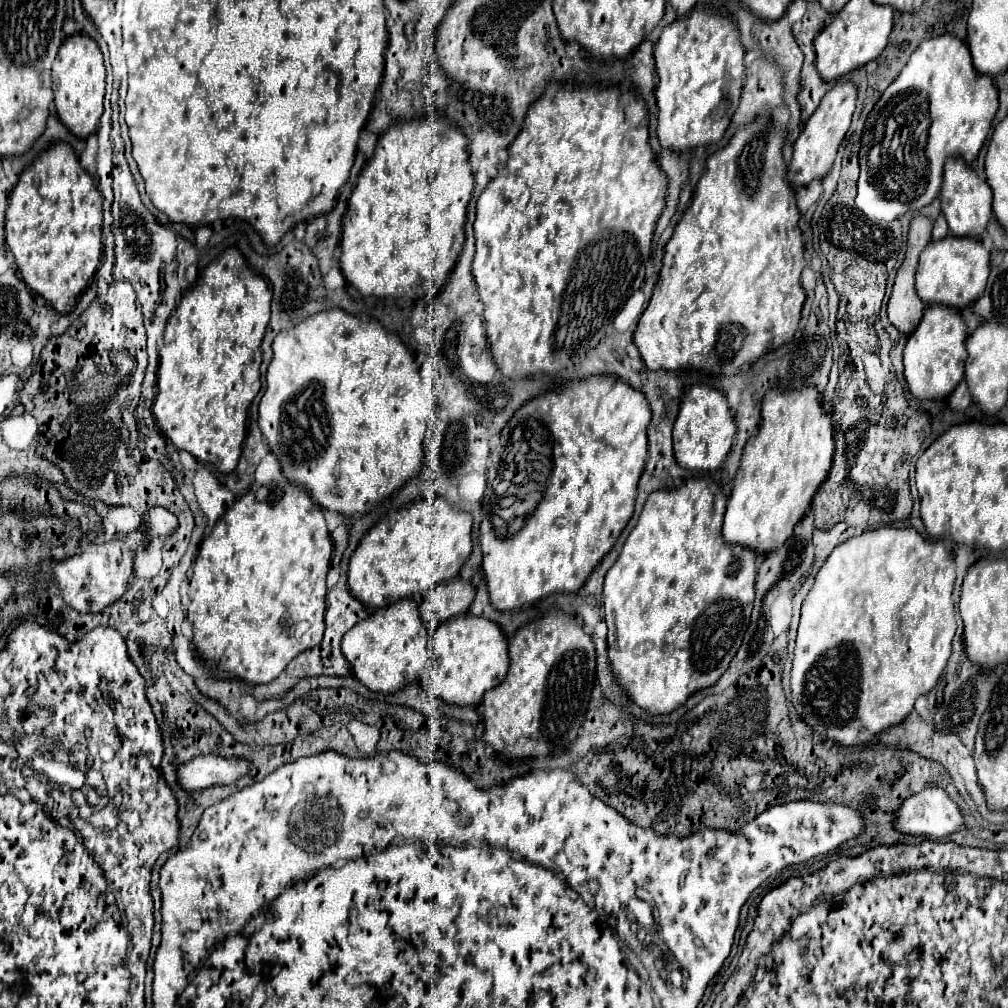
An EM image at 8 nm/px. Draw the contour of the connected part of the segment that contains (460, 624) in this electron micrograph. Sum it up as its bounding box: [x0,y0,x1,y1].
[428,616,508,706]

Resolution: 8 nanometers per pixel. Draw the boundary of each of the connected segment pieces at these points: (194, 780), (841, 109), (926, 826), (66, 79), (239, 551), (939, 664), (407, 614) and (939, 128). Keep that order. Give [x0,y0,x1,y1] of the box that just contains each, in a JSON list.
[[178,754,252,790],[788,82,858,188],[896,788,964,840],[52,32,106,138],[188,480,332,686],[792,528,956,746],[342,598,430,692],[856,34,998,222]]

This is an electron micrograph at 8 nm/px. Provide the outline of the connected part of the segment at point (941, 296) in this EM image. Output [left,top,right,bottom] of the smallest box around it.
[918,236,990,308]

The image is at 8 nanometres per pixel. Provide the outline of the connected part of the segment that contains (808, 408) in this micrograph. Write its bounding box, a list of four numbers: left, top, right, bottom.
[724,386,834,552]

